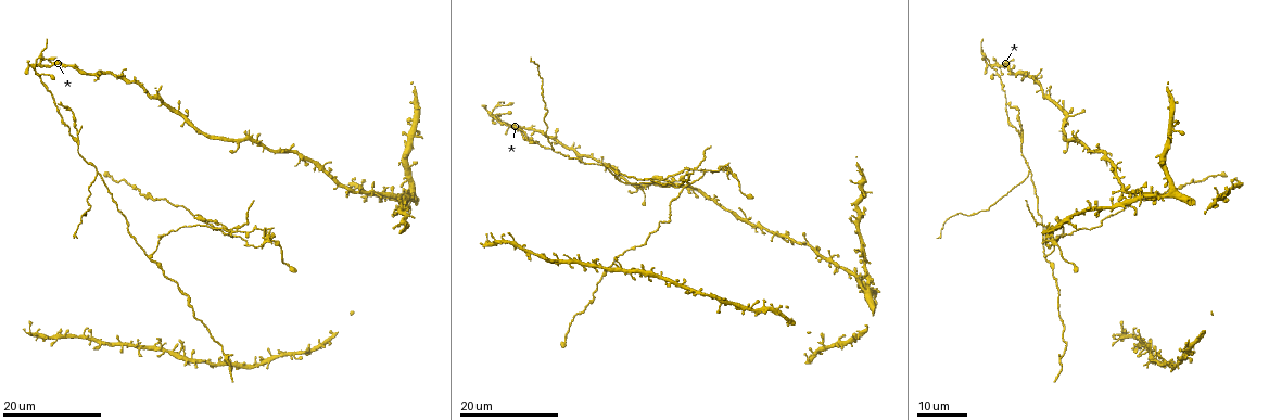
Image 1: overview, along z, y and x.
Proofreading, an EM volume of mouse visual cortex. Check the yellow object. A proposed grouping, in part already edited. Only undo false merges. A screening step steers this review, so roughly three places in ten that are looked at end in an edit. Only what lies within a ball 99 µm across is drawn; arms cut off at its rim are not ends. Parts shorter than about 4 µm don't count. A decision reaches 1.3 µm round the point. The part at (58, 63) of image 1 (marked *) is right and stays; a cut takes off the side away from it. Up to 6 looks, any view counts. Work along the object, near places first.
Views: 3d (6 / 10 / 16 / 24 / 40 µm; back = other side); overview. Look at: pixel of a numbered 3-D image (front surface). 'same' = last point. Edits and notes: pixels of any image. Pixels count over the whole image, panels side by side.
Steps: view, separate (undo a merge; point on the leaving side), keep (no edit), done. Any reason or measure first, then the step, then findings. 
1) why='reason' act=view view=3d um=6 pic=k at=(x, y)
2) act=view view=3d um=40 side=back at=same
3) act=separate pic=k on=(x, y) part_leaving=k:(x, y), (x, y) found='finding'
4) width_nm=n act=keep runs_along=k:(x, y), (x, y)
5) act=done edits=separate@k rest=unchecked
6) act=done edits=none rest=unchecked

why='three-way junction' act=view view=3d um=16 pic=1 at=(999, 78)

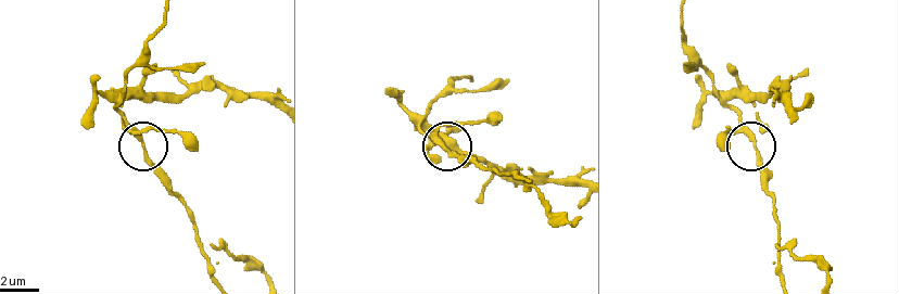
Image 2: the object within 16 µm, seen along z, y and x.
act=view view=3d um=10 pic=2 at=(146, 152)

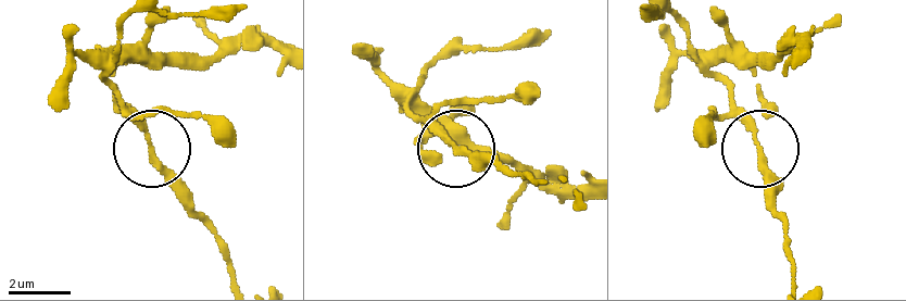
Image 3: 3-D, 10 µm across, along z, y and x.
arms=3 act=keep found='continuous, no second cell'

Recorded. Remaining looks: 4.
act=view view=3d um=16 pic=1 at=(554, 151)

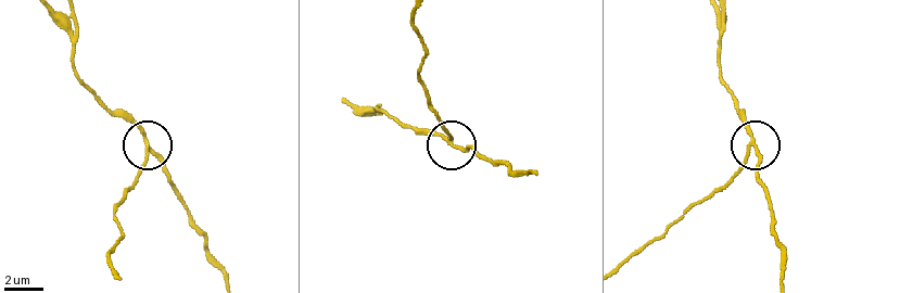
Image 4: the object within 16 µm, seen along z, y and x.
act=view view=3d um=6 pic=4 at=(151, 147)

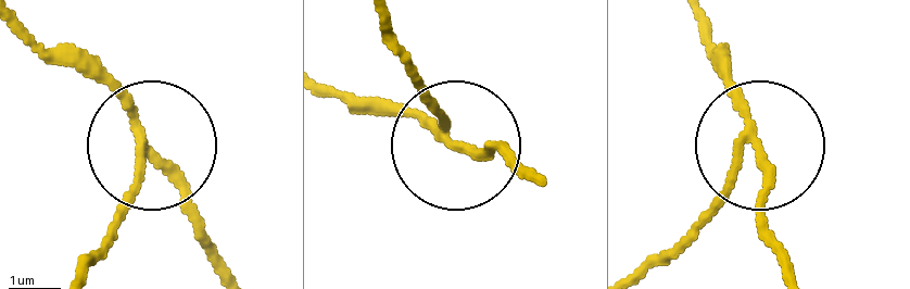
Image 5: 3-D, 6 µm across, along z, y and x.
act=separate pic=5 on=(130, 205) part_leaving=5:(134, 142), (129, 202), (86, 267) found='two cells meet here'

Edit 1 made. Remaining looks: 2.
act=view view=3d um=16 pic=1 at=(1050, 256)

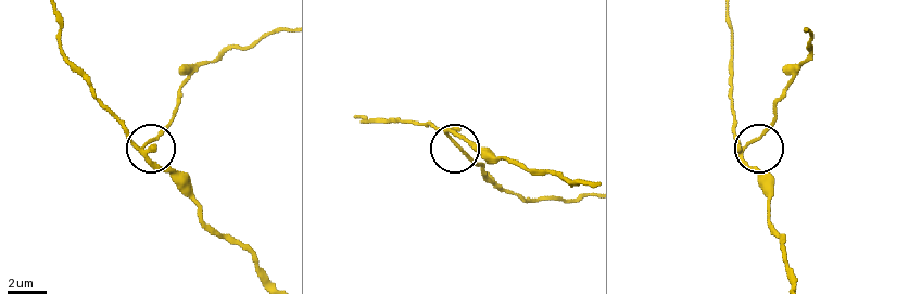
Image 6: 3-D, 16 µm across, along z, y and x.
why='zoom in' act=view view=3d um=6 pic=6 at=(149, 142)

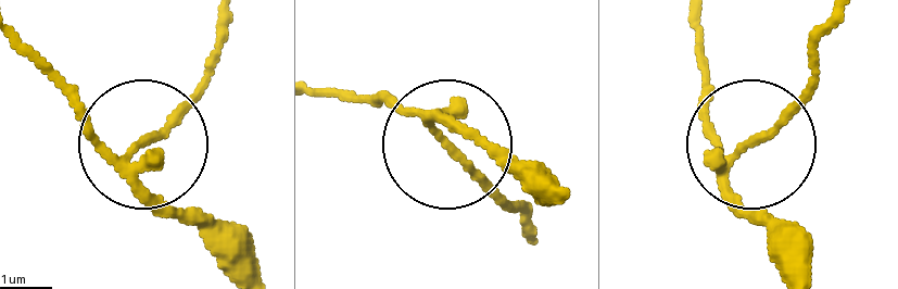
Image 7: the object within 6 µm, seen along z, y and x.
width_nm=190 act=separate pic=7 on=(179, 124) part_leaving=7:(123, 160), (182, 108), (222, 17) found='two cells meet here'

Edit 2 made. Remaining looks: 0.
act=done edits=separate@5,separate@7 rest=unchecked

